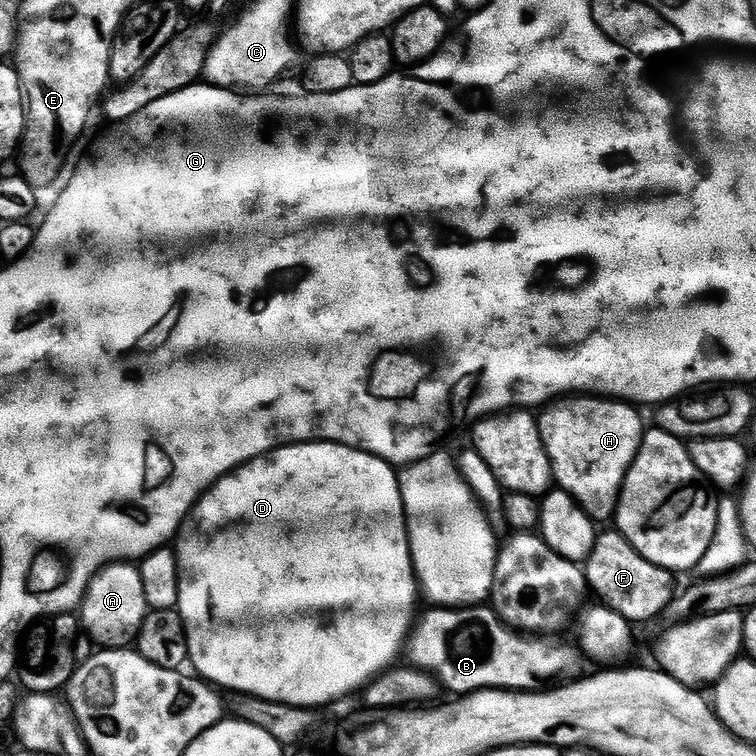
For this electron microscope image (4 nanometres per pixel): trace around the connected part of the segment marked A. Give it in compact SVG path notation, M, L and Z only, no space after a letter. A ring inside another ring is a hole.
M132 562L107 564L88 584L83 601L78 609L78 617L84 623L83 631L92 639L93 645L101 649L127 648L135 645L142 622L150 609L146 602L146 592L142 590L139 567Z

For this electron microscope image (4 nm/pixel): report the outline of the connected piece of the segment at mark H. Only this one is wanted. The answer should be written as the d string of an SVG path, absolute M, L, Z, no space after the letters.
M580 394L573 400L576 400L573 404L560 402L545 407L541 411L545 412L538 416L544 449L552 463L552 479L559 491L568 492L580 503L592 521L611 521L616 514L626 474L640 449L646 425L631 403L597 398L591 394Z

